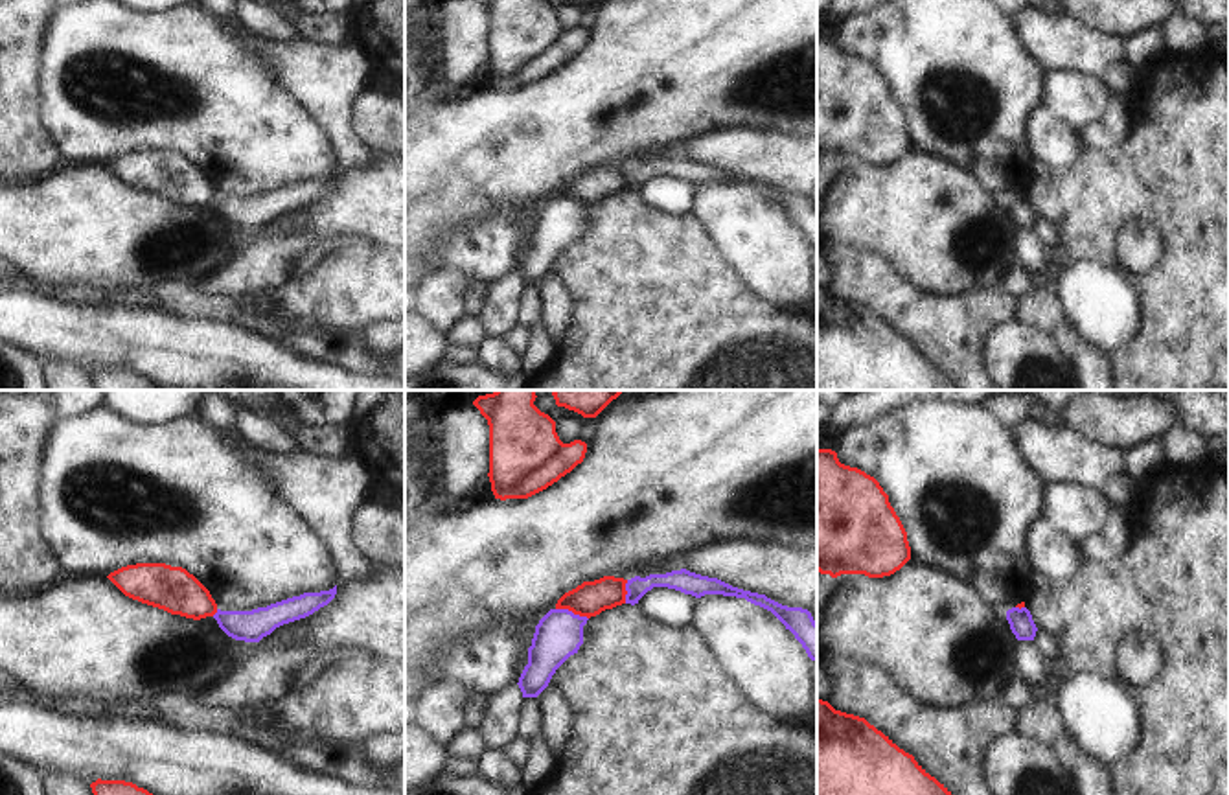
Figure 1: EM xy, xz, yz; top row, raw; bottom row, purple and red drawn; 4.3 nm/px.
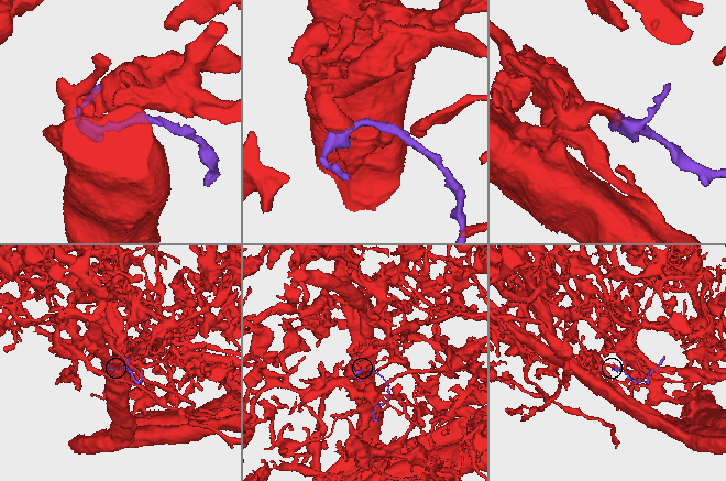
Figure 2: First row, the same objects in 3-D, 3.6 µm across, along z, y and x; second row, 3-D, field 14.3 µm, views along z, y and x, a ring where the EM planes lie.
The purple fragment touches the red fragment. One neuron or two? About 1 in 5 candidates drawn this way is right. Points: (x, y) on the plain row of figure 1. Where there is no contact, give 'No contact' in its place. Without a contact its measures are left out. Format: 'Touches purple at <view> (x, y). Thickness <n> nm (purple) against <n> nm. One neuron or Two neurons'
Touches purple at xz (571, 199). Thickness 200 nm (purple) against 150 nm. Two neurons

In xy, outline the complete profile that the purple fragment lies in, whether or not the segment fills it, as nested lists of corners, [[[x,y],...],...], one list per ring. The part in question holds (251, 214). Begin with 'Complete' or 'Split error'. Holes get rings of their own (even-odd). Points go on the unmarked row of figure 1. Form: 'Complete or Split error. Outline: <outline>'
Complete. Outline: [[[337,173],[329,179],[304,180],[267,195],[252,199],[221,199],[213,202],[219,215],[235,228],[259,230],[276,215],[305,206],[327,193],[337,182]]]

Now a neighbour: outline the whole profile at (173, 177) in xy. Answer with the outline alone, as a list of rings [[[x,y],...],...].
[[[136,151],[107,164],[125,184],[171,202],[201,208],[217,201],[210,179],[186,156]]]

